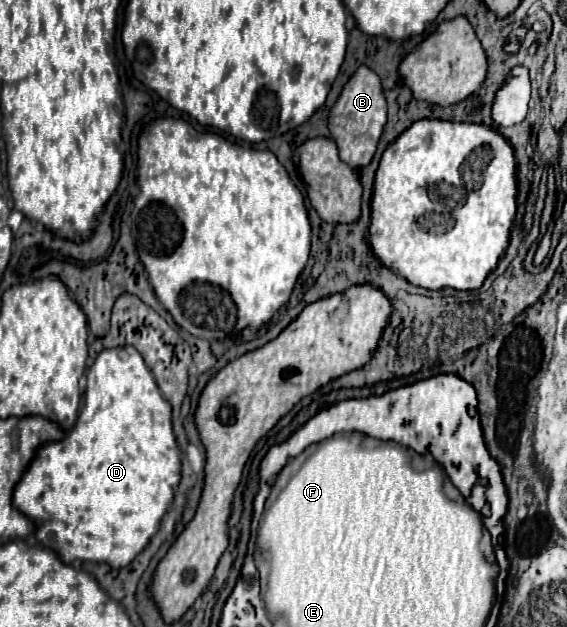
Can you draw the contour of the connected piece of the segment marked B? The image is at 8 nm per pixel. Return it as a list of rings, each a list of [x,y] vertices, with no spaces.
[[[360,66],[354,72],[354,76],[348,80],[348,84],[344,86],[328,118],[328,128],[330,128],[332,140],[336,142],[340,150],[342,162],[346,162],[356,172],[366,168],[374,158],[384,124],[386,124],[386,100],[380,86],[380,78],[370,68]]]

